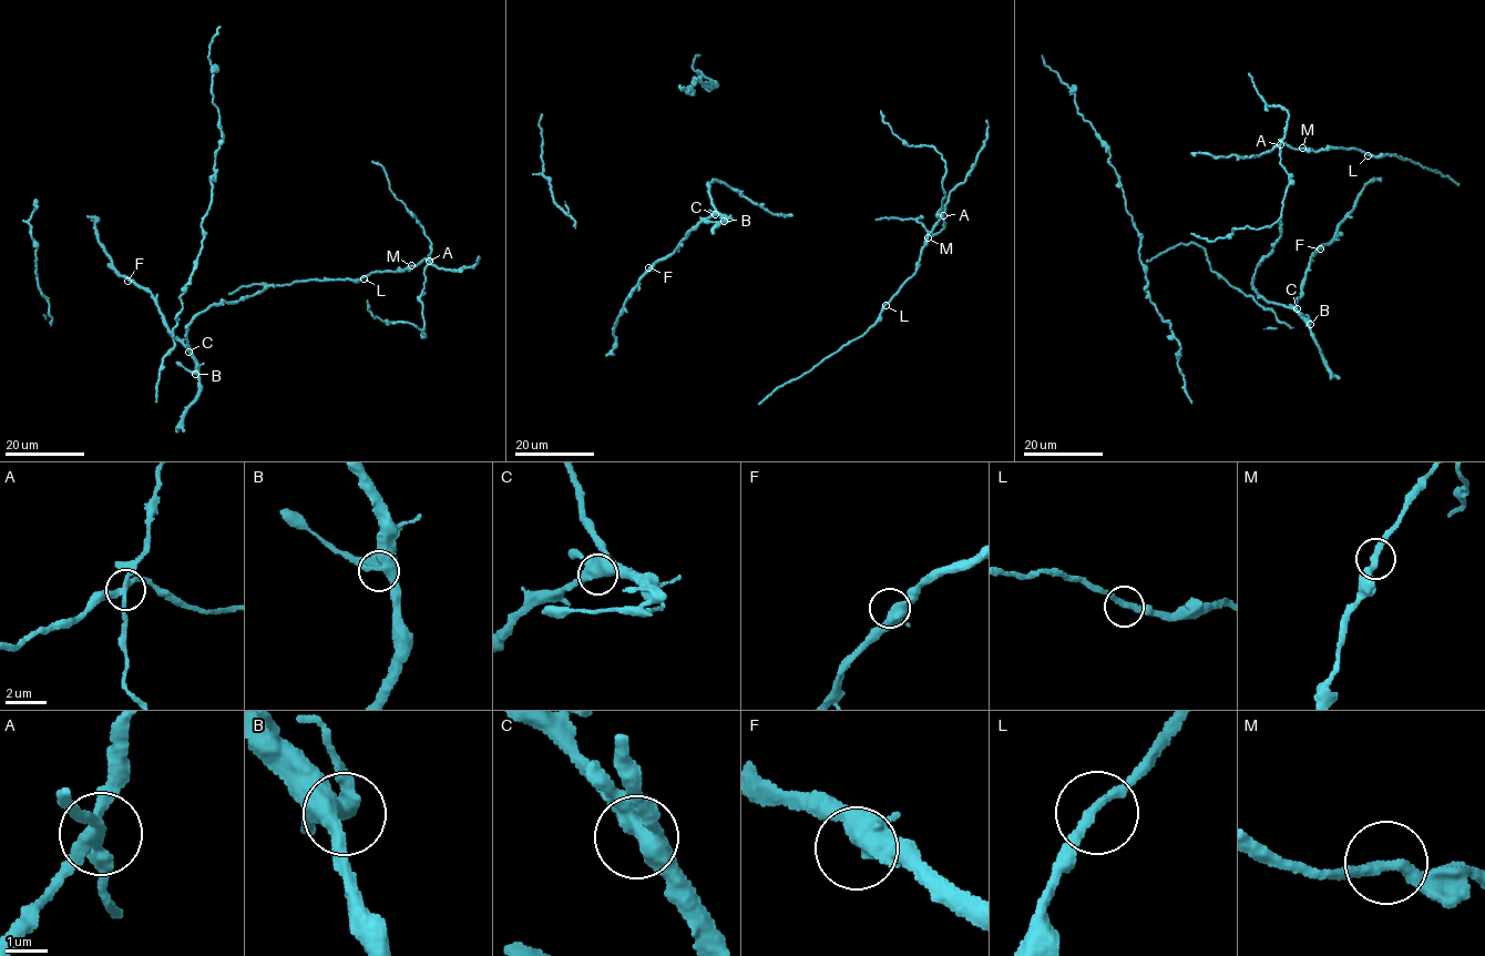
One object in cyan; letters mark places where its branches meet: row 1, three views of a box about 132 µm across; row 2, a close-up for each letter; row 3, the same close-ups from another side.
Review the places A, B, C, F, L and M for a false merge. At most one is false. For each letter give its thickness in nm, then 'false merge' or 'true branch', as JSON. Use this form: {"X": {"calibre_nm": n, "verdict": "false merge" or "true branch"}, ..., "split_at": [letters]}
{"A": {"calibre_nm": 260, "verdict": "false merge"}, "B": {"calibre_nm": 440, "verdict": "true branch"}, "C": {"calibre_nm": 460, "verdict": "true branch"}, "F": {"calibre_nm": 400, "verdict": "true branch"}, "L": {"calibre_nm": 240, "verdict": "true branch"}, "M": {"calibre_nm": 280, "verdict": "true branch"}, "split_at": ["A"]}

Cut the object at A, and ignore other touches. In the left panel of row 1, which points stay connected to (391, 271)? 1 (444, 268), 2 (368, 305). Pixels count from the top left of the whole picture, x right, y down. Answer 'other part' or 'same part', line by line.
1: same part
2: other part

